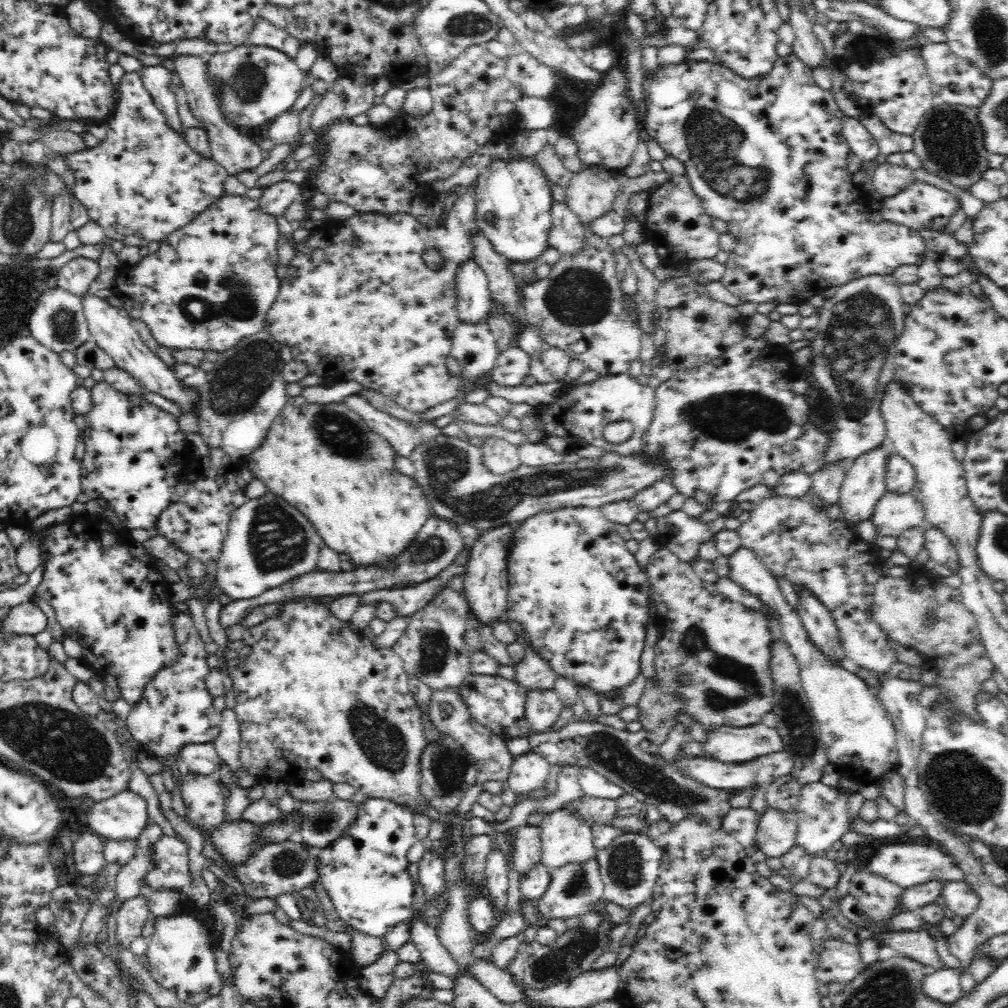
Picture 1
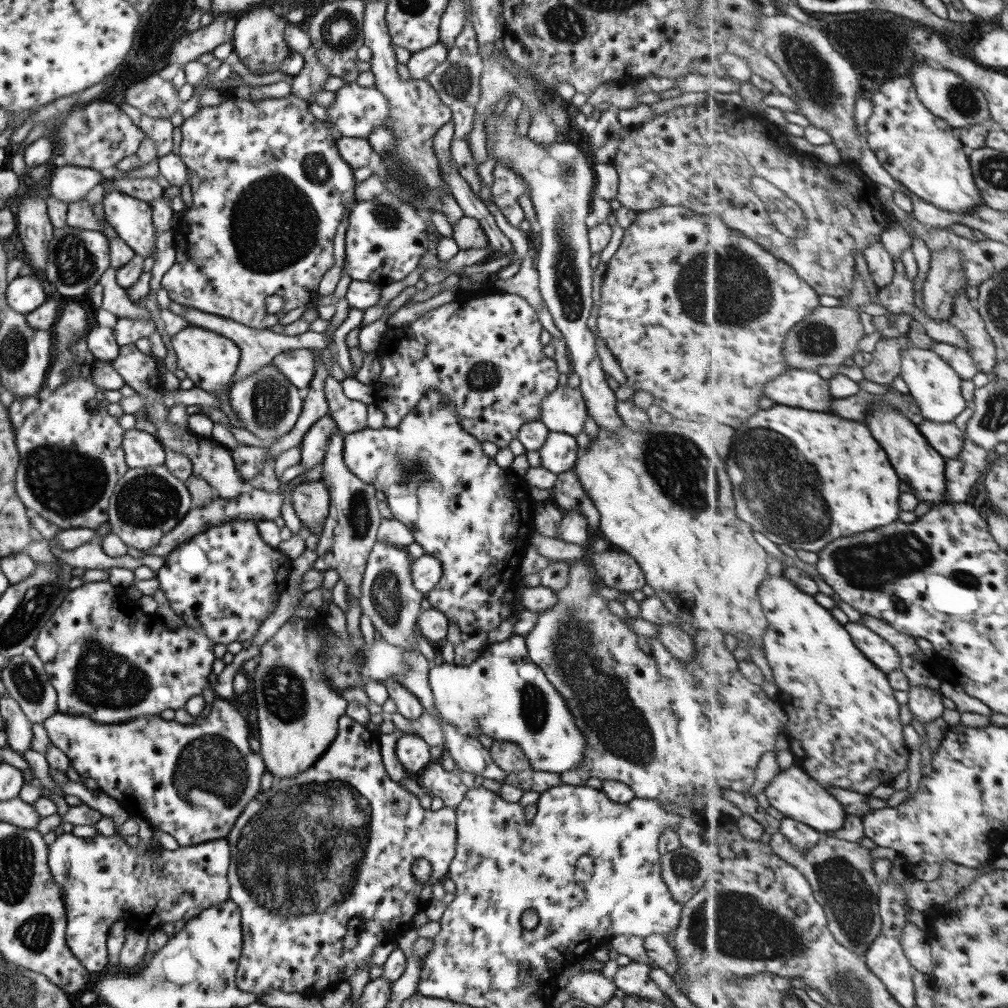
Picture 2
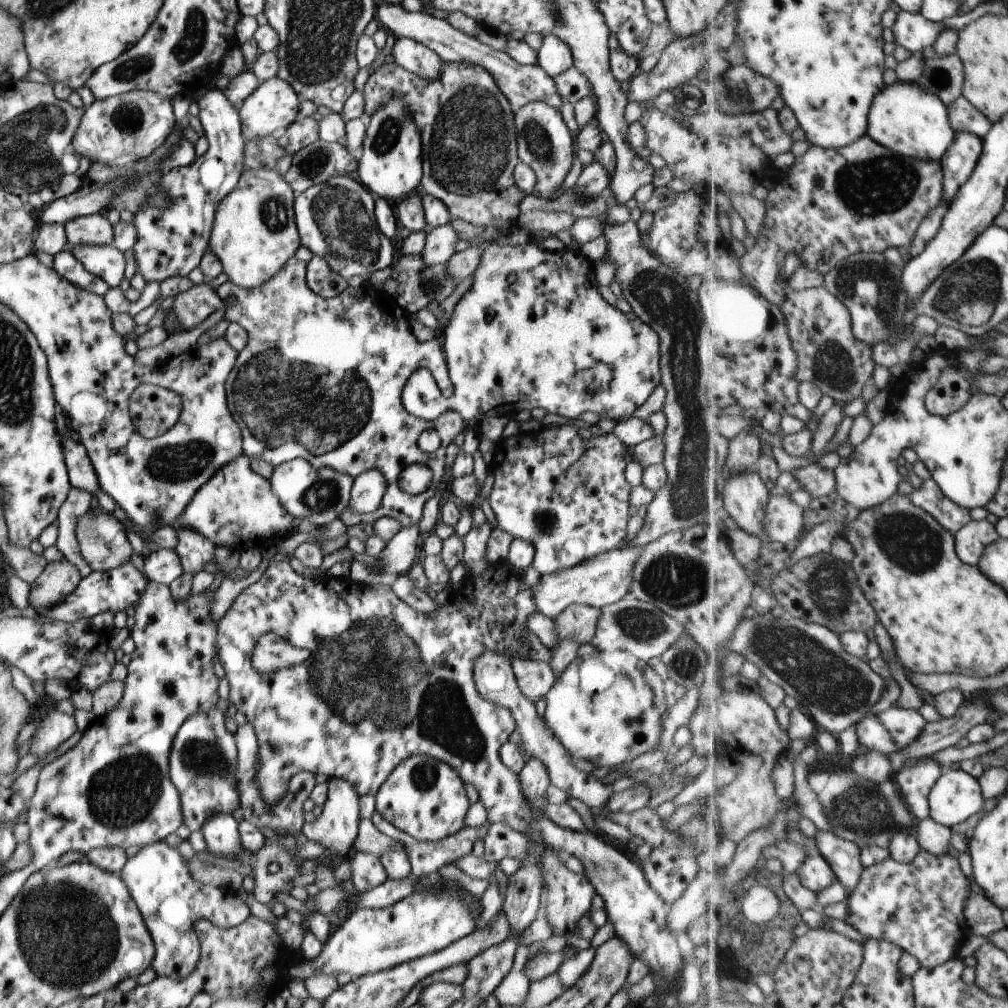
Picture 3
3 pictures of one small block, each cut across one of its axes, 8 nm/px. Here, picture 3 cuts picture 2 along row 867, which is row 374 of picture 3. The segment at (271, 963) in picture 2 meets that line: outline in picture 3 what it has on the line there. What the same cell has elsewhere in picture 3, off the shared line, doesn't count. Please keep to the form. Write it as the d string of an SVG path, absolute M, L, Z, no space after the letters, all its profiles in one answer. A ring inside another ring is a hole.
M293 256L262 286L245 290L226 281L216 288L224 305L223 319L239 324L247 333L245 348L236 353L235 366L224 382L227 408L241 432L241 452L248 459L266 461L269 450L283 446L291 458L285 456L279 464L302 457L315 470L330 468L351 478L358 477L366 470L377 469L385 478L385 492L379 506L363 515L345 509L338 518L345 527L361 522L372 525L381 517L392 518L405 528L415 526L421 518L423 505L433 498L437 488L443 484L447 448L451 447L453 438L468 426L455 410L446 410L427 421L411 416L401 404L401 389L417 368L427 368L441 394L445 398L451 396L453 385L448 377L440 338L419 342L411 330L410 314L389 295L366 281L358 287L348 286L341 294L325 299L309 290L305 272L306 263L299 262ZM229 295L233 298L231 306L227 300ZM423 430L434 430L438 434L439 447L431 453L424 453L417 447L417 437ZM413 462L429 468L431 484L421 494L409 496L397 488L397 478L399 472Z

